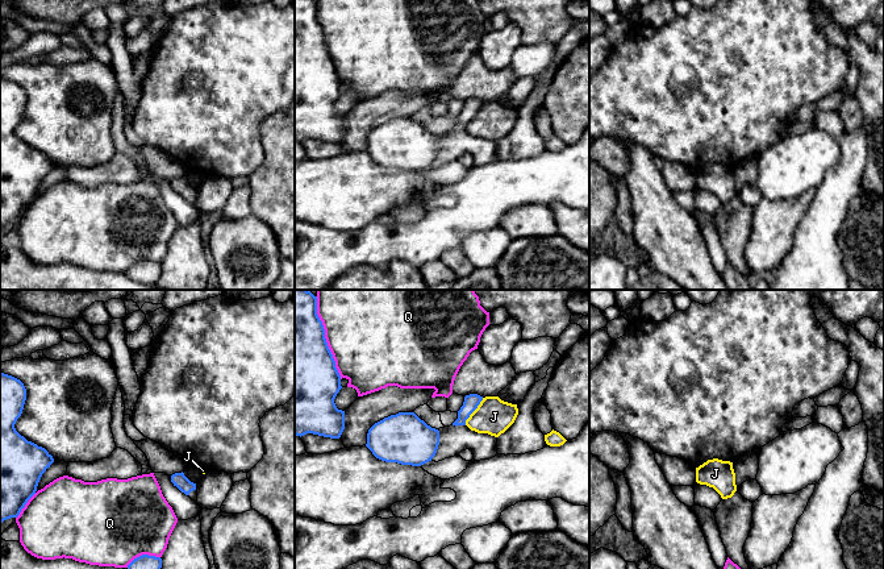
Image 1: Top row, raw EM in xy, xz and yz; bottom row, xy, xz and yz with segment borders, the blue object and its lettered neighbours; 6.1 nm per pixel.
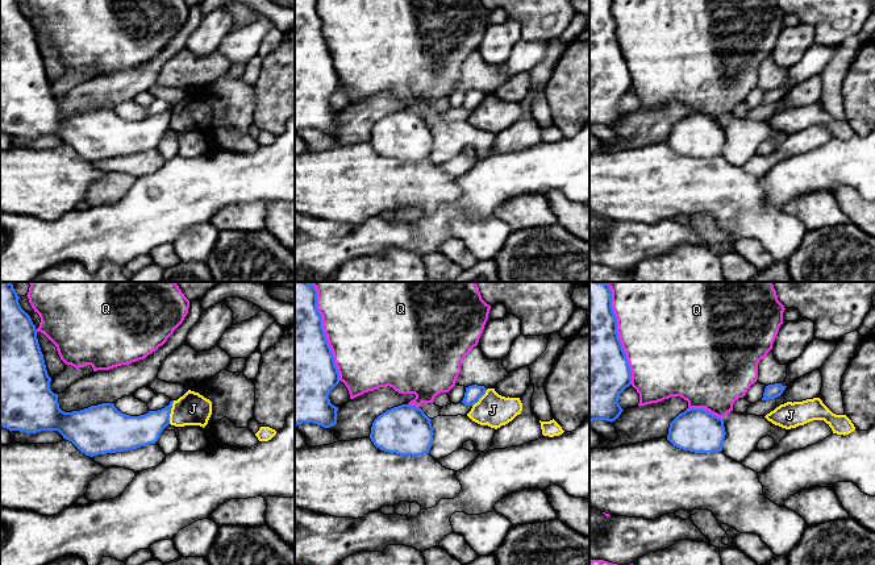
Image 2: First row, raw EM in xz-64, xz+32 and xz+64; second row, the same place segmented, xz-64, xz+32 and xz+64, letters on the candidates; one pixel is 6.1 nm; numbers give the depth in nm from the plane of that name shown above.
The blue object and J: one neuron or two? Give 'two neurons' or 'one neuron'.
two neurons

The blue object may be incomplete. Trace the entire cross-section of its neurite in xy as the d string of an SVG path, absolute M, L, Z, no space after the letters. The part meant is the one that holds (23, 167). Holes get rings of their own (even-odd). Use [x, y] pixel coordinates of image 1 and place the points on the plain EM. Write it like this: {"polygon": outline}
{"polygon": "M0 76L0 228L20 220L28 205L36 199L42 179L54 167L53 161L45 153L28 146L14 133L25 105L24 88Z"}

